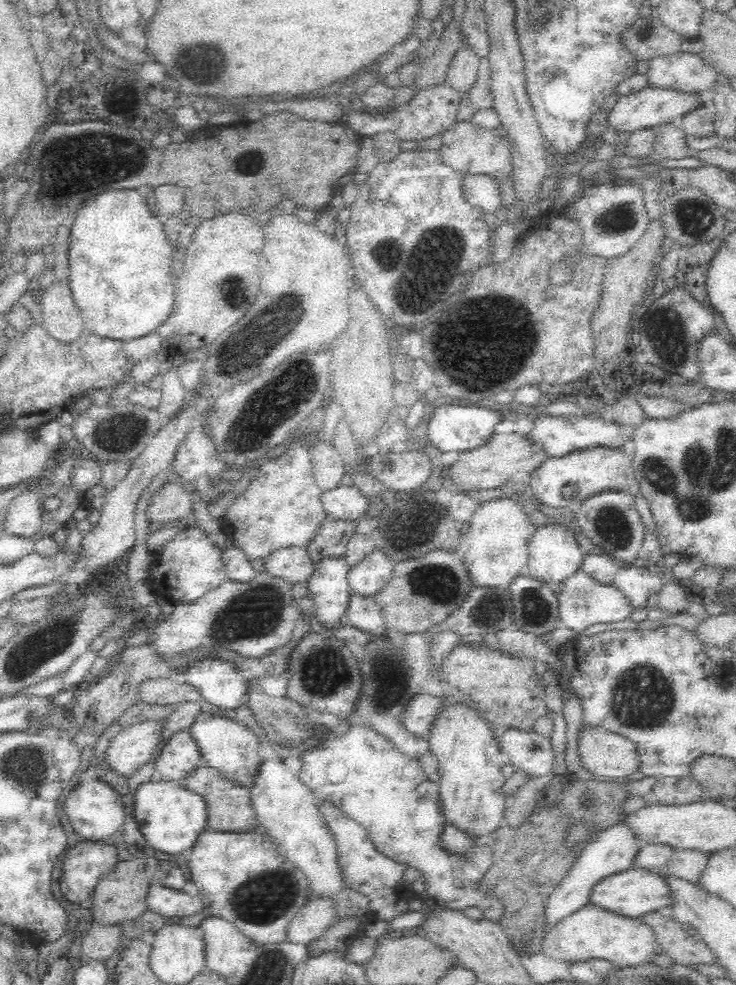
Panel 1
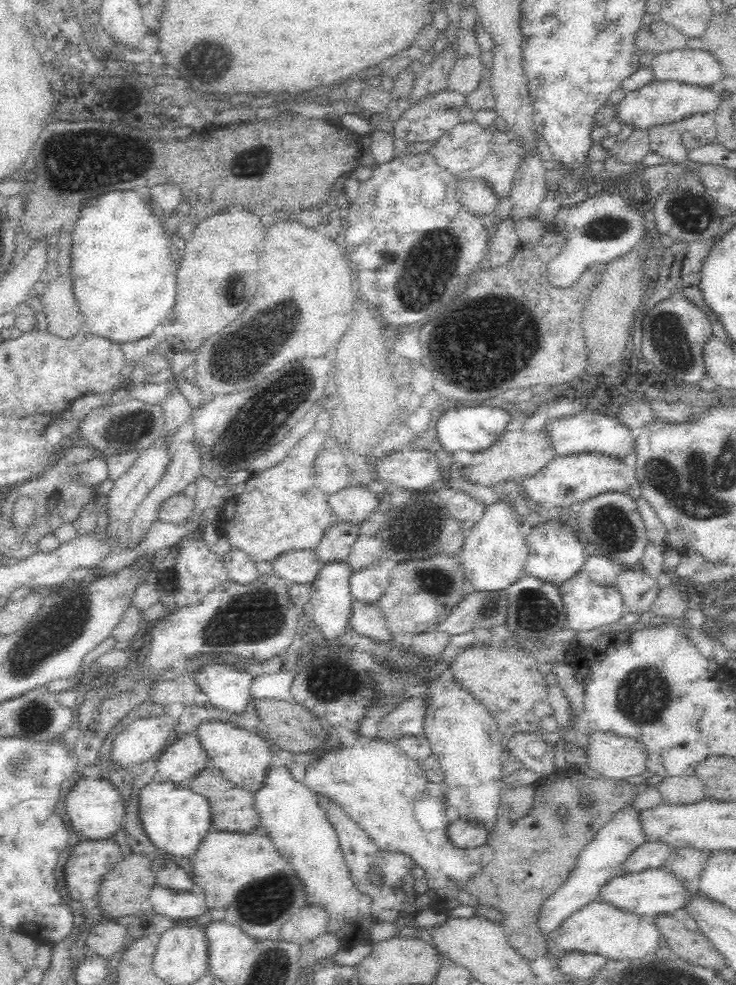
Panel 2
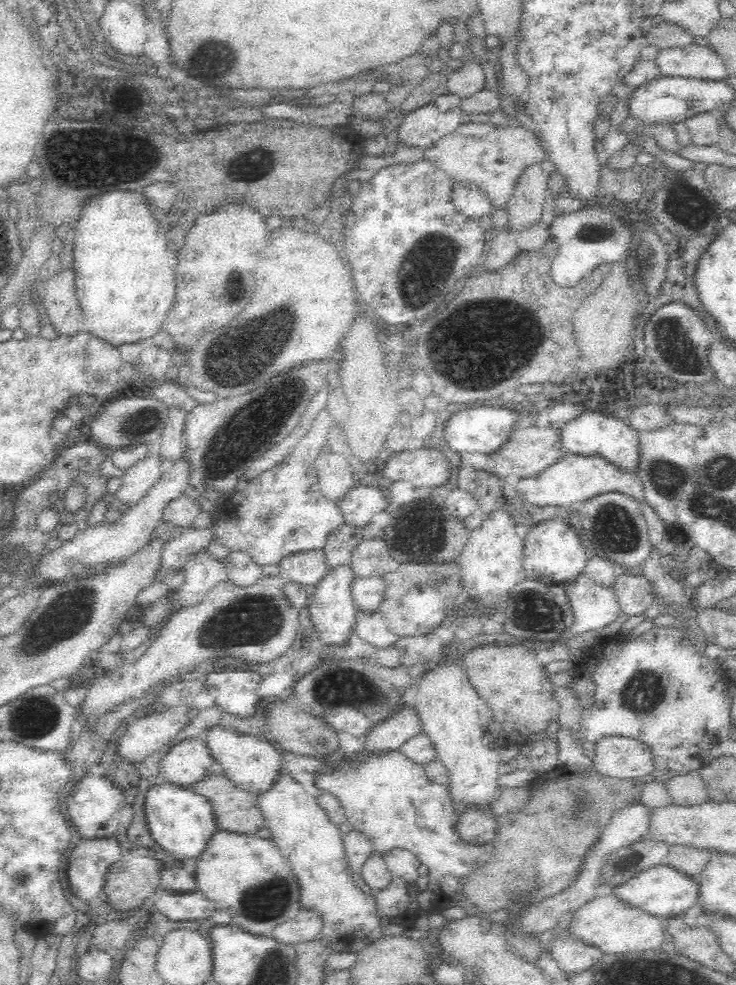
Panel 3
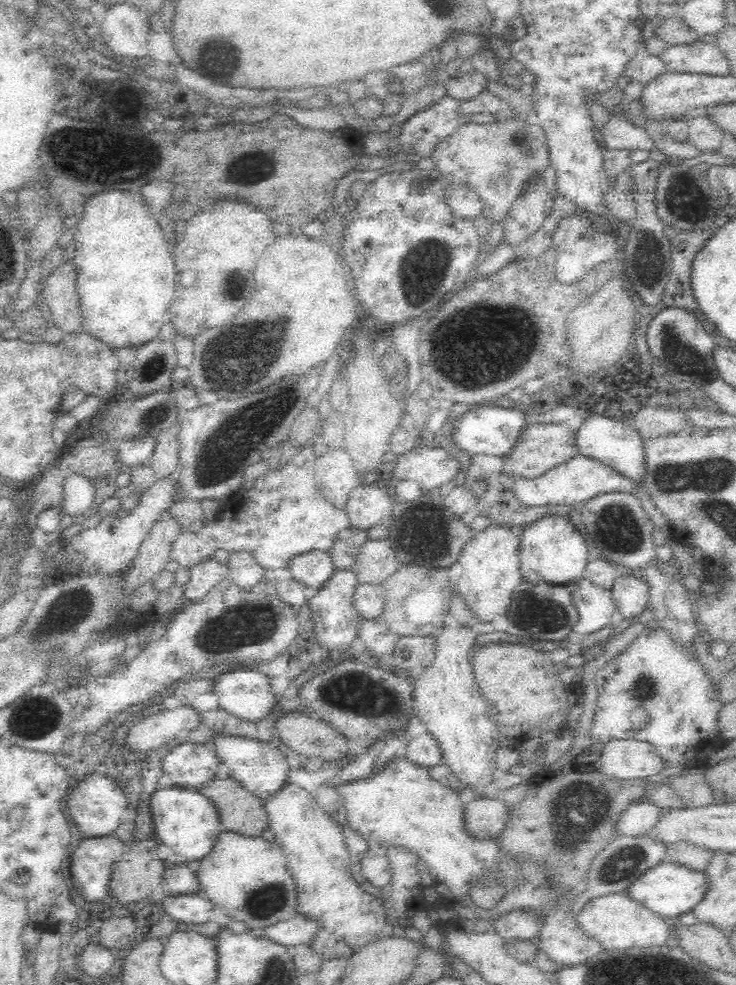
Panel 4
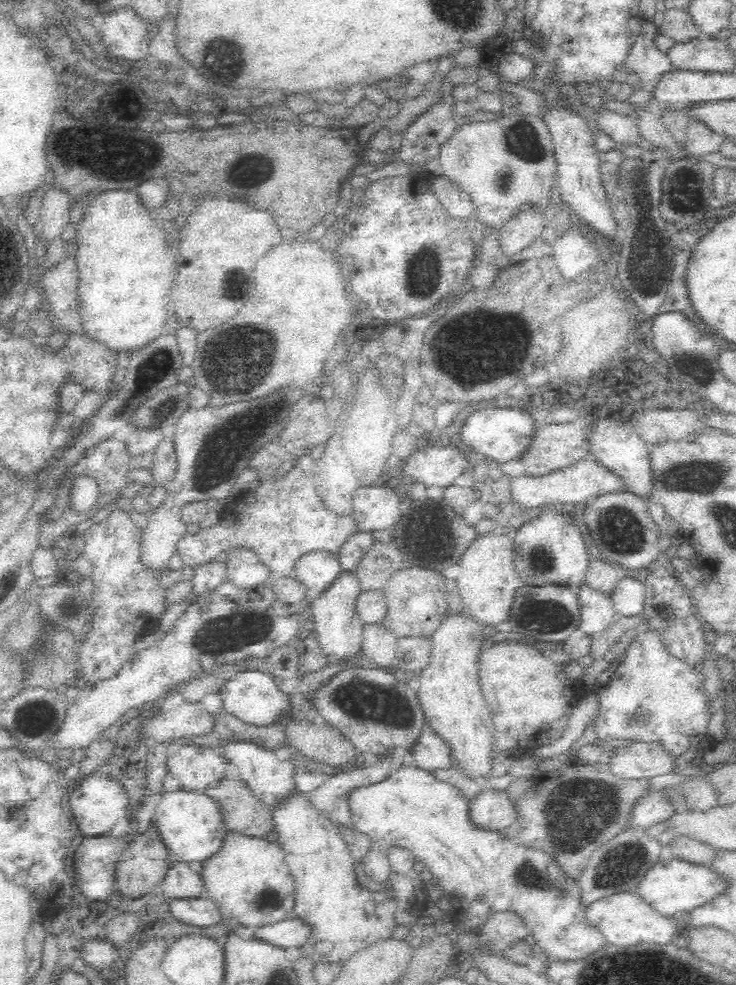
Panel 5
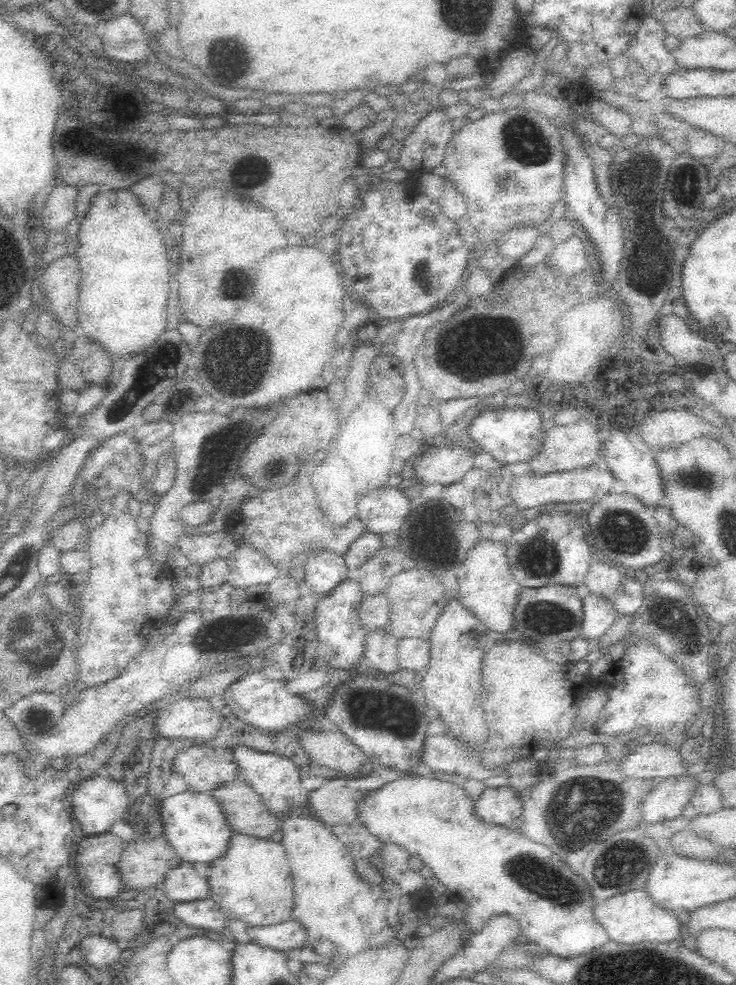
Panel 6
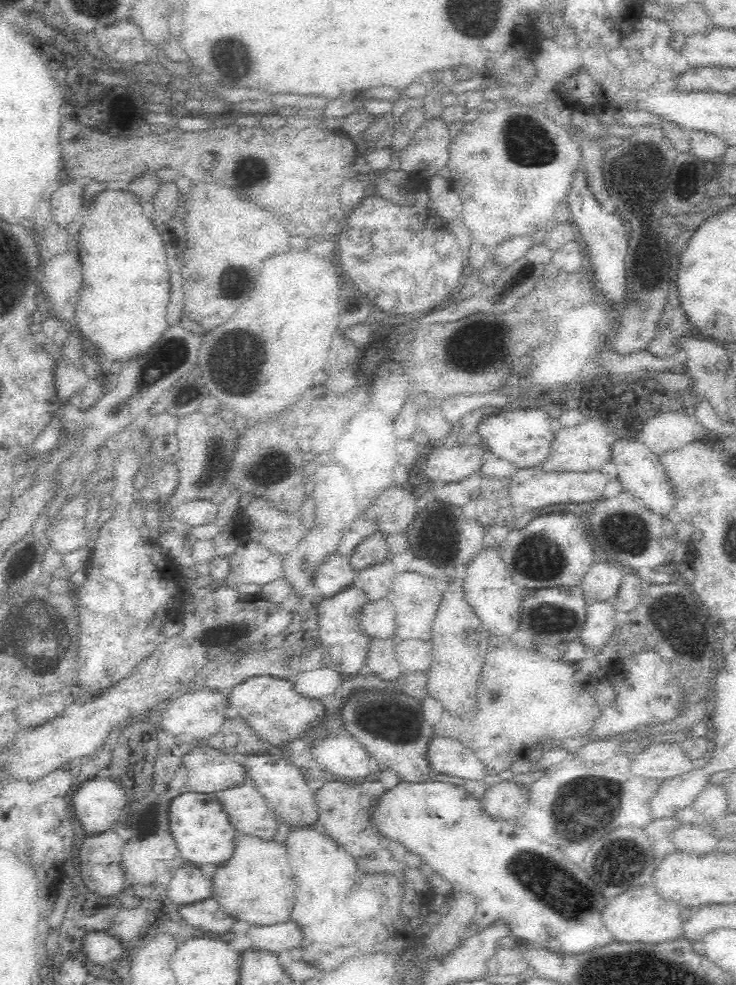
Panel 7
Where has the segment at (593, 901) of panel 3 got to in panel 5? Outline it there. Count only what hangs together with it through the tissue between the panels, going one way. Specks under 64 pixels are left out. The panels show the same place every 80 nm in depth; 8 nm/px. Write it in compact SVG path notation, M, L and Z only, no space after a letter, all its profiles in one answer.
M619 892L589 903L587 914L590 922L602 928L608 942L618 946L632 946L632 942L670 944L678 934L678 924L674 922L674 916L662 914L648 902L644 902L636 892Z

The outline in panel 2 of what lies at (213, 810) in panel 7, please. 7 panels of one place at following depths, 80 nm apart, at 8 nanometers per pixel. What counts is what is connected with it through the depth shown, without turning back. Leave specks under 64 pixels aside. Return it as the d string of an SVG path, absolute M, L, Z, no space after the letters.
M172 781L150 782L140 793L139 809L146 834L168 856L180 856L180 858L192 857L201 847L204 838L212 830L212 813L209 800L201 794L196 794L196 792L189 789L186 785L176 785Z

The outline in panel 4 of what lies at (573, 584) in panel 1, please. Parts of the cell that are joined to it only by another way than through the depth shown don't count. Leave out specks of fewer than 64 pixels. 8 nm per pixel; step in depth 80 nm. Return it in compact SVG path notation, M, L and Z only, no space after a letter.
M583 577L572 587L572 592L580 618L574 631L587 635L609 625L616 612L611 590L598 589Z

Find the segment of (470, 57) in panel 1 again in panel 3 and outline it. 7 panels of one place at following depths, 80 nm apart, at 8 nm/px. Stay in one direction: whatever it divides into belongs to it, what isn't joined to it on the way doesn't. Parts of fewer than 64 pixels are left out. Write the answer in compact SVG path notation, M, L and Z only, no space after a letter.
M471 59L466 66L448 72L446 77L444 85L447 93L460 100L471 98L484 89L485 77L482 67Z

